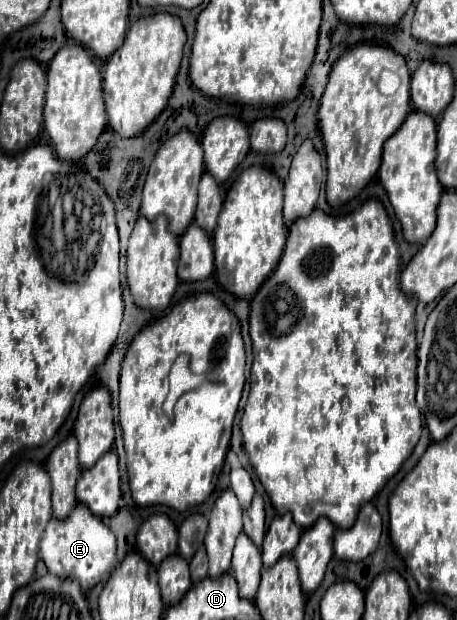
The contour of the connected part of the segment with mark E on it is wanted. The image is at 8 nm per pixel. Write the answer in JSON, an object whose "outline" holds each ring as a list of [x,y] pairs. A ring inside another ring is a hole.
{"outline":[[[78,503],[74,511],[66,519],[50,519],[42,541],[40,541],[40,557],[44,559],[50,573],[58,577],[72,577],[80,583],[84,591],[92,589],[96,583],[106,581],[106,577],[116,567],[116,537],[114,533],[90,513],[84,503]]]}

